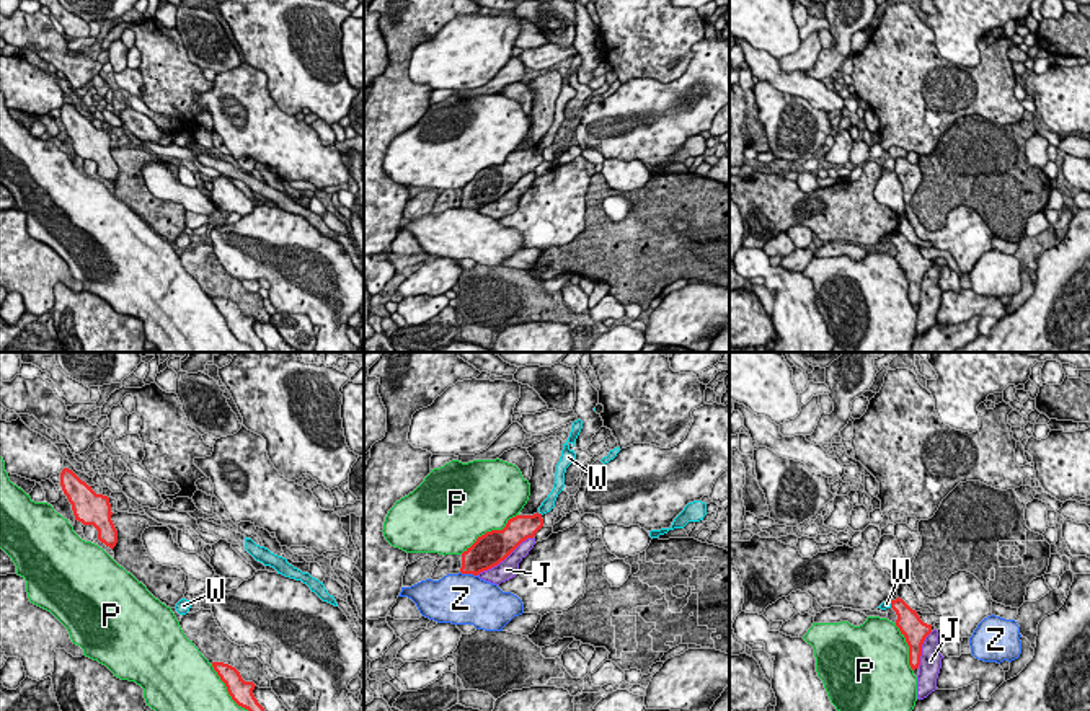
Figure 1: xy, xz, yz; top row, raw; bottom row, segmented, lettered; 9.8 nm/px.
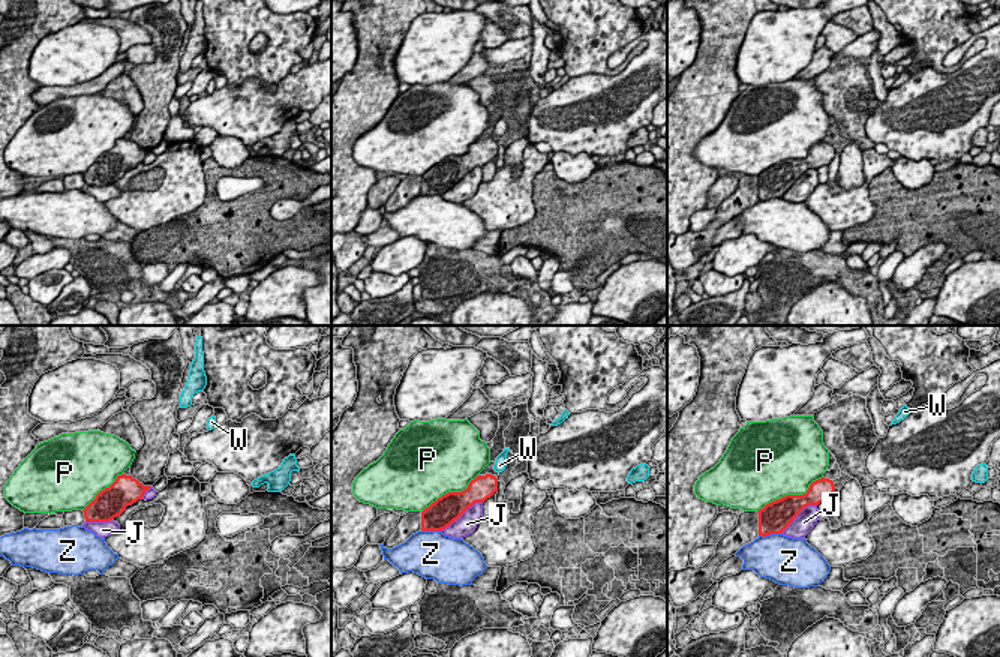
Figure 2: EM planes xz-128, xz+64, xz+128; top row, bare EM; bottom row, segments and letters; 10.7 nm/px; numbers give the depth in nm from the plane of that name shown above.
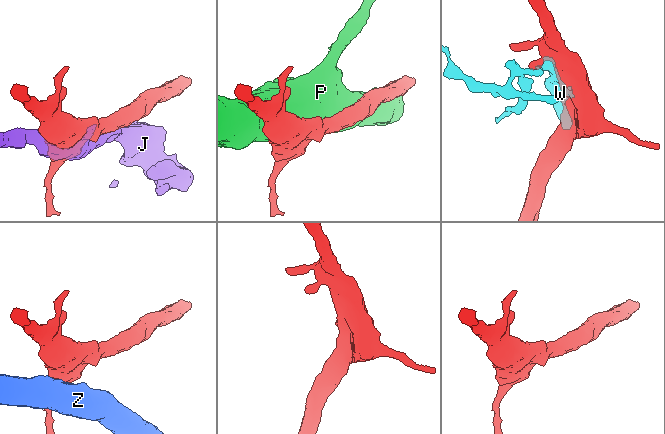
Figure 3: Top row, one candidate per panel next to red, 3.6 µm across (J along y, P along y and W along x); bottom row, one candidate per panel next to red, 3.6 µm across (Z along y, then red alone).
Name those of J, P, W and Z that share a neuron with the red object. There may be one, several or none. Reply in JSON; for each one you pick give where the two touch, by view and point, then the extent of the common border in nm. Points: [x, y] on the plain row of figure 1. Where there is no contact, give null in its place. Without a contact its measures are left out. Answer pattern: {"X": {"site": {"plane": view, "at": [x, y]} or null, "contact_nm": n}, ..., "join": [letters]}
{"join": []}

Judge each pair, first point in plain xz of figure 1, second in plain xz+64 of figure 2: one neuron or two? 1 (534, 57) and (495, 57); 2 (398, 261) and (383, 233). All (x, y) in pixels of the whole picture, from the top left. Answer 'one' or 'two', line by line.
1: one
2: one

